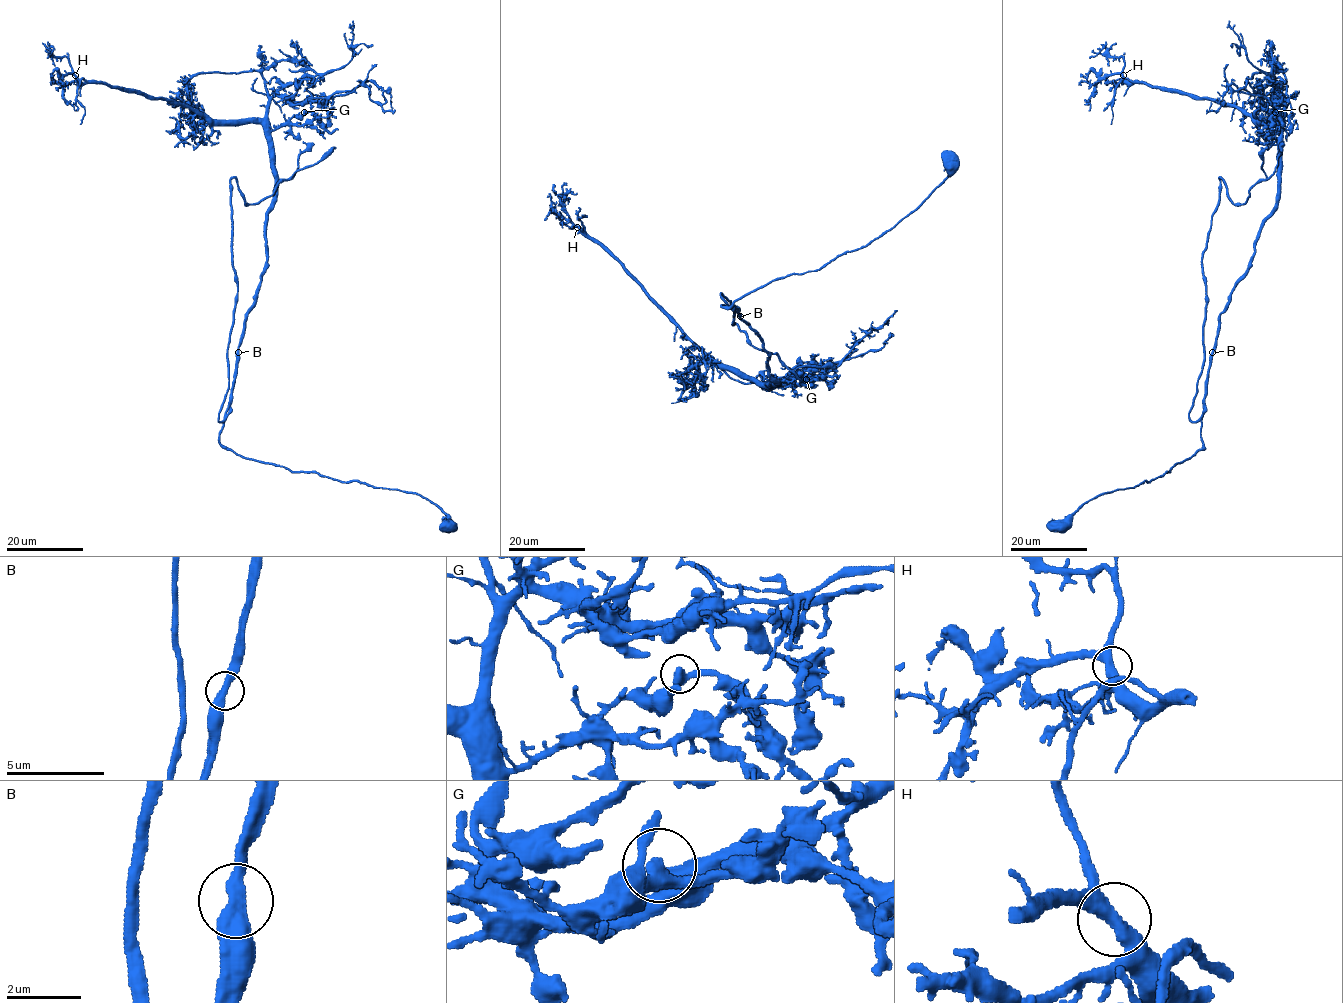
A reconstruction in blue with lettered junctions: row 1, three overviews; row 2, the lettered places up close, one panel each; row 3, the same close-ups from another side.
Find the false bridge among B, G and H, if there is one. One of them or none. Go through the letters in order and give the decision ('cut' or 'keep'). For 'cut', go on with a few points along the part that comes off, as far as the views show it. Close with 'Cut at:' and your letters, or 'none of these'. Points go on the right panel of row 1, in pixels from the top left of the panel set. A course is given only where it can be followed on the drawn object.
B: keep
G: keep
H: keep
Cut at: none of these

